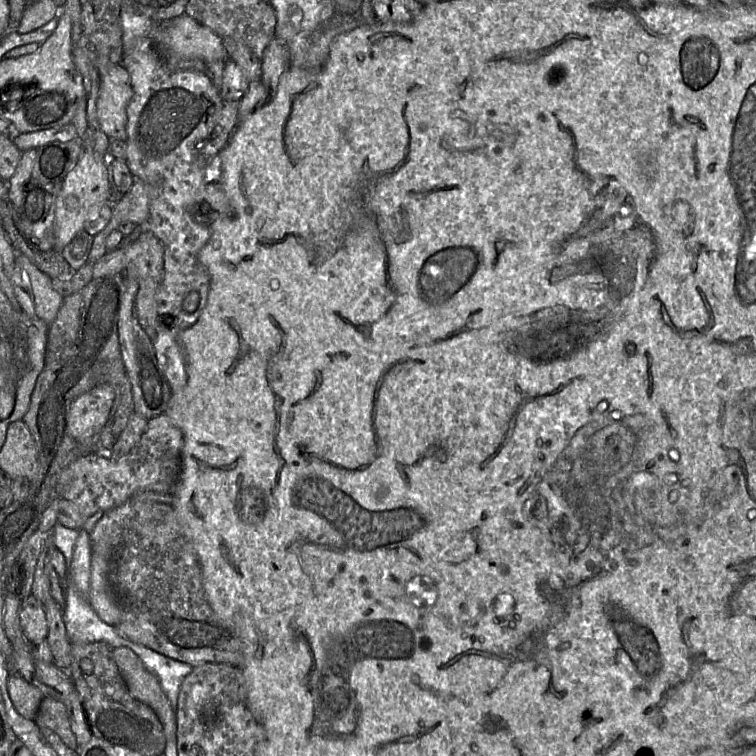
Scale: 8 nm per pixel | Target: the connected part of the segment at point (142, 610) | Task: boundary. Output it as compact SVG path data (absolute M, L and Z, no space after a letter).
M139 492L122 505L104 512L89 534L91 543L110 544L112 560L109 582L121 610L121 620L115 630L129 641L189 664L193 668L206 663L226 663L240 668L243 662L240 641L231 628L217 618L208 603L199 556L170 505L172 498L171 493Z

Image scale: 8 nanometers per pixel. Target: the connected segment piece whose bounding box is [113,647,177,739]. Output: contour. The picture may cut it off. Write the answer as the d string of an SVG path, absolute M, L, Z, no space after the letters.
M115 648L113 655L129 694L156 713L163 725L166 739L176 739L176 711L163 692L158 678L145 668L141 659L130 648Z

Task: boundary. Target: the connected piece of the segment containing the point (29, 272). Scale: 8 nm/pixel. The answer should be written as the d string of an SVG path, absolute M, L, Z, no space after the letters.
M17 254L17 265L25 271L25 277L31 284L36 316L49 326L56 319L64 298L53 288L52 278L39 270L29 258Z

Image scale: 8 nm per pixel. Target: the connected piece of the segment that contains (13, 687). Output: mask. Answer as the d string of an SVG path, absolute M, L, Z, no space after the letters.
M14 672L9 674L7 689L16 711L24 718L34 720L44 699L42 692Z

